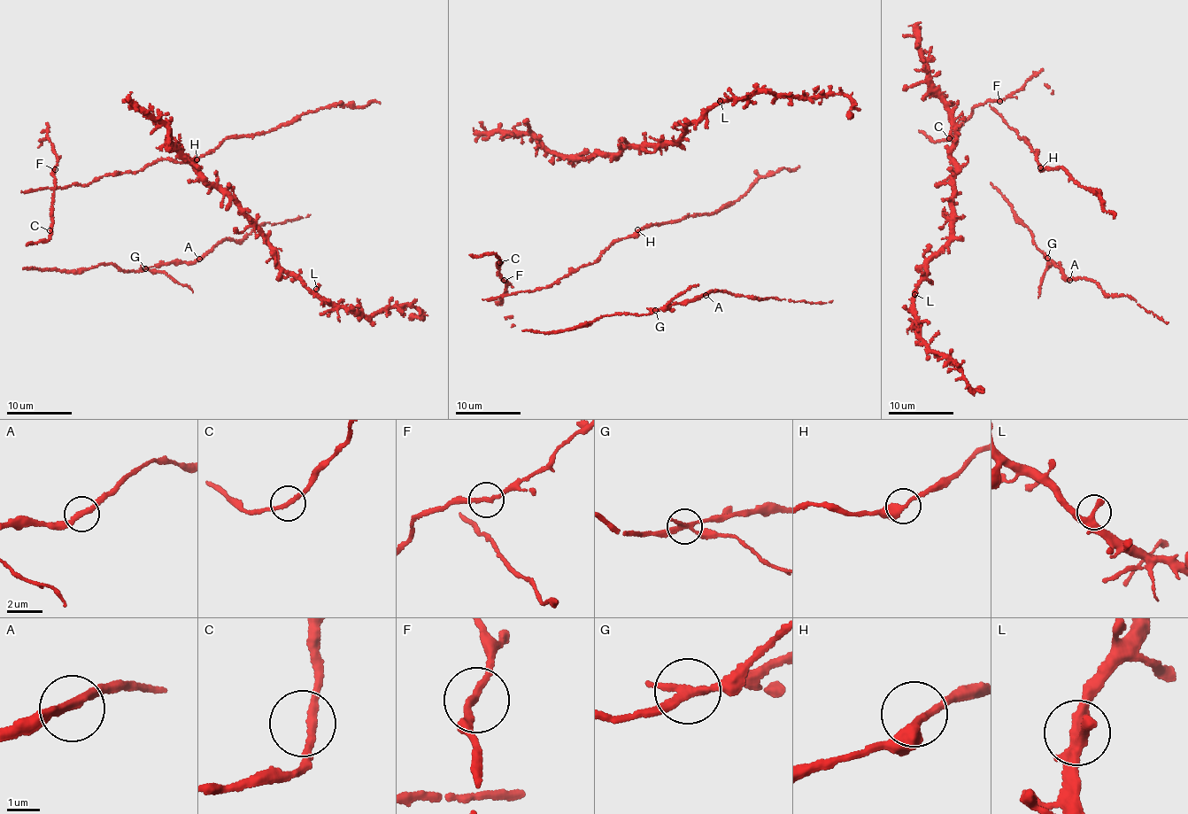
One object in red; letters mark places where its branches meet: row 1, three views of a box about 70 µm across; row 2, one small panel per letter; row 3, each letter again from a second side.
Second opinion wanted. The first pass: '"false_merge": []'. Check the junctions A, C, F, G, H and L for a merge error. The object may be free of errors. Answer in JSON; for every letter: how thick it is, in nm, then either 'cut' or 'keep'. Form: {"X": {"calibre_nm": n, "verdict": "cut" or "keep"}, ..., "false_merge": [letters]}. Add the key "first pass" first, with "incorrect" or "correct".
{"first pass": "incorrect", "A": {"calibre_nm": 240, "verdict": "keep"}, "C": {"calibre_nm": 220, "verdict": "keep"}, "F": {"calibre_nm": 200, "verdict": "keep"}, "G": {"calibre_nm": 220, "verdict": "cut"}, "H": {"calibre_nm": 280, "verdict": "keep"}, "L": {"calibre_nm": 280, "verdict": "keep"}, "false_merge": ["G"]}

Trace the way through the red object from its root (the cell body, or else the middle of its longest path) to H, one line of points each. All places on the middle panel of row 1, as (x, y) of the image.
H: (525, 290), (548, 287), (581, 267), (597, 262), (609, 247), (634, 236), (637, 229)

